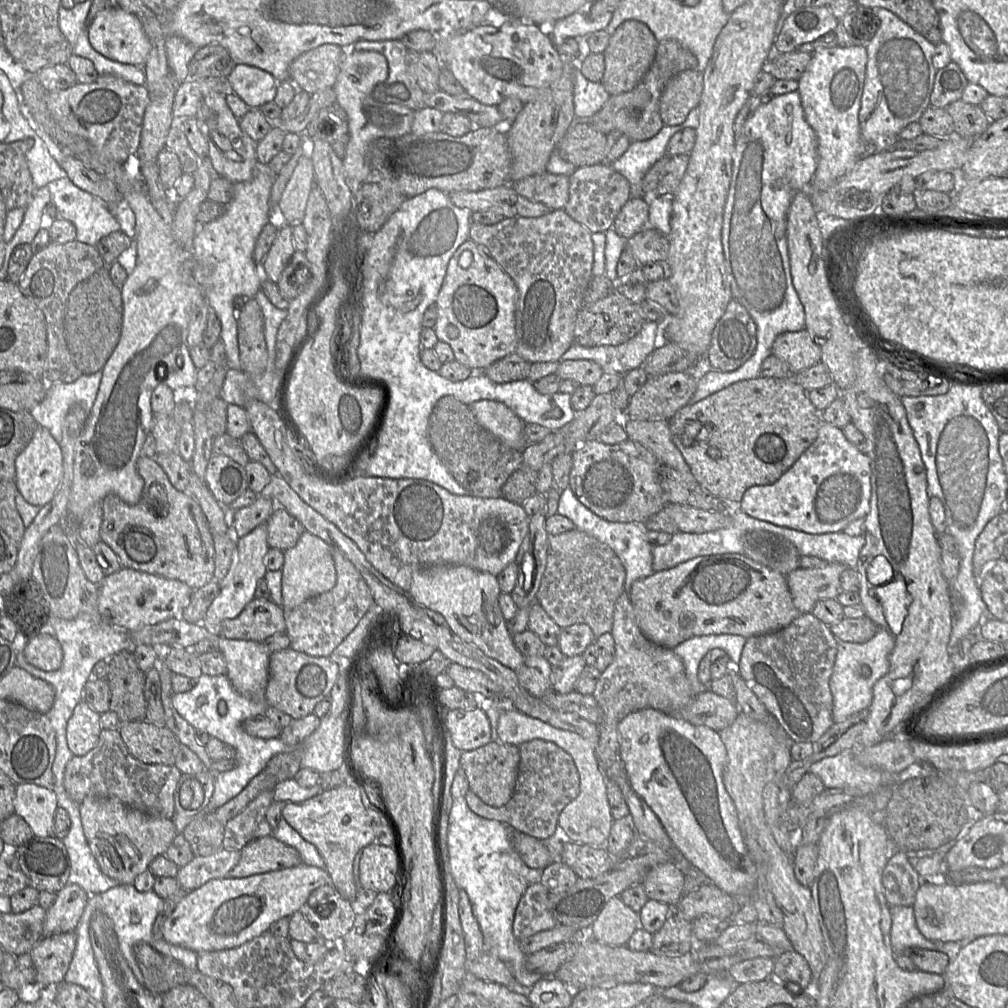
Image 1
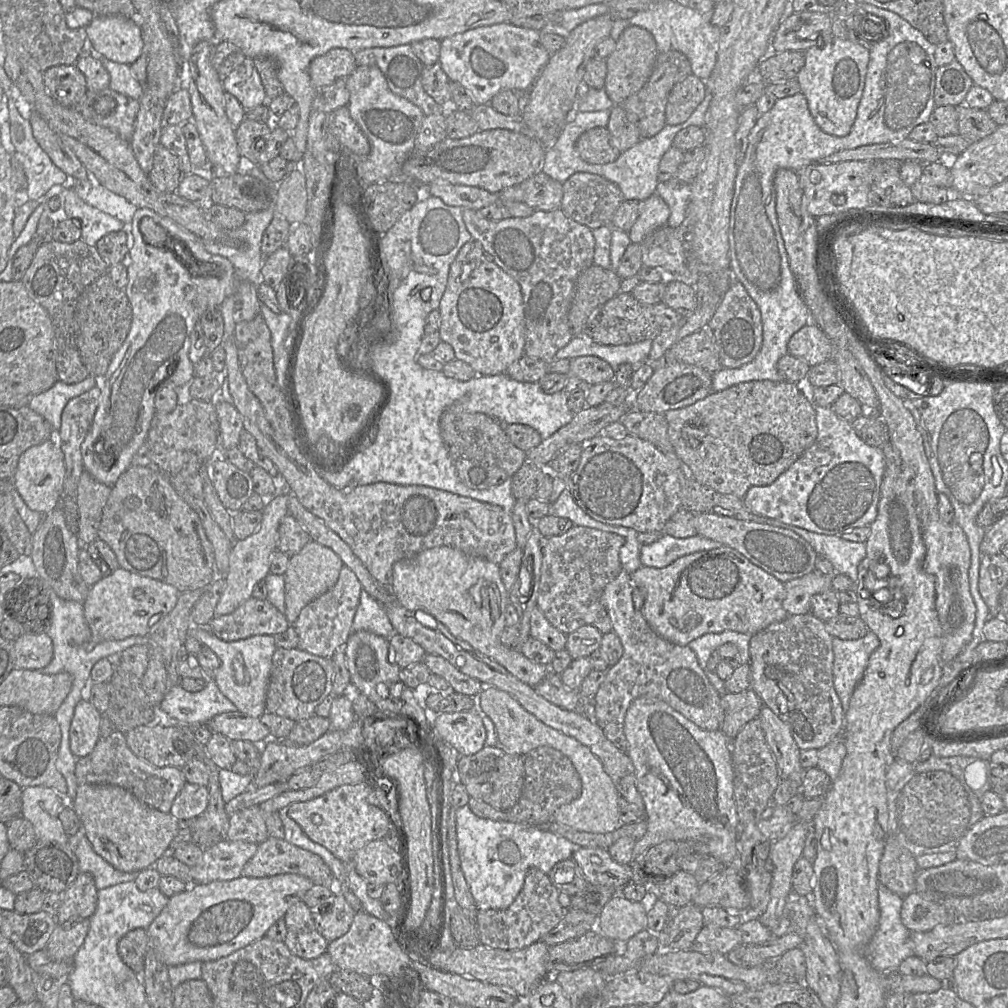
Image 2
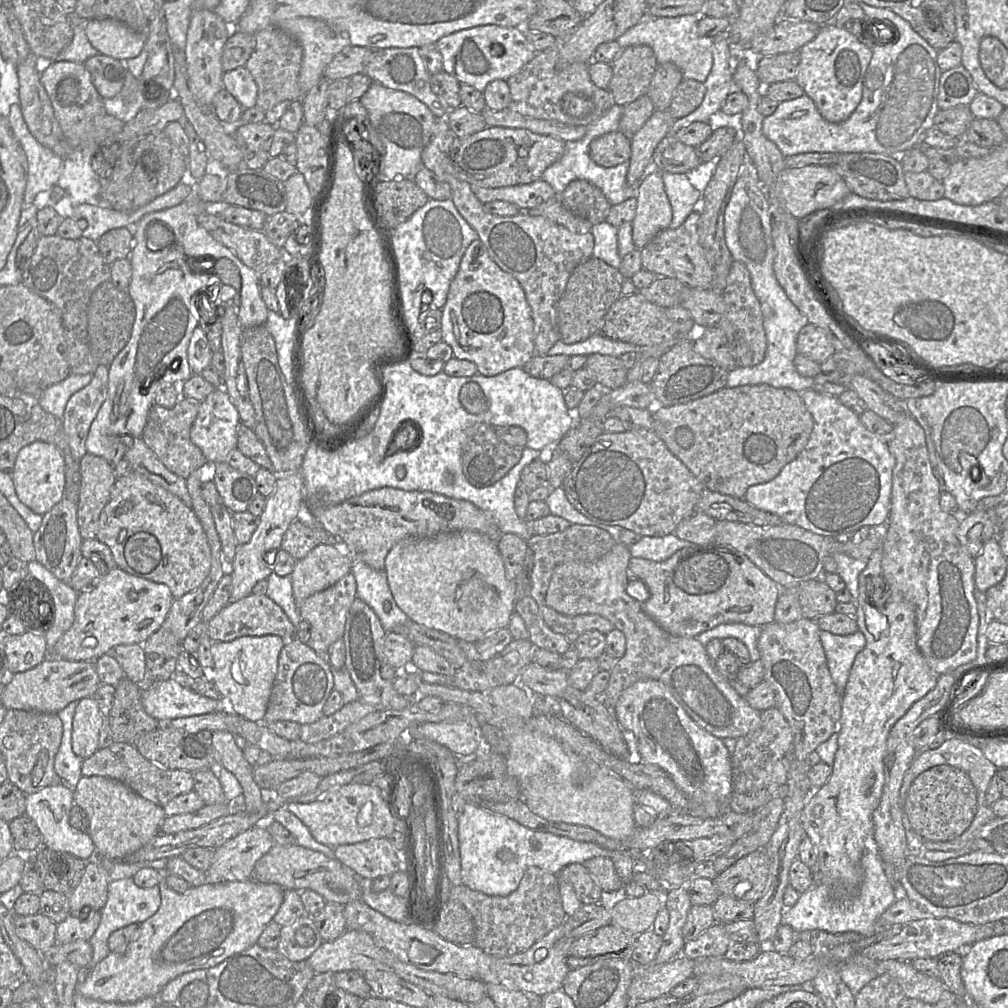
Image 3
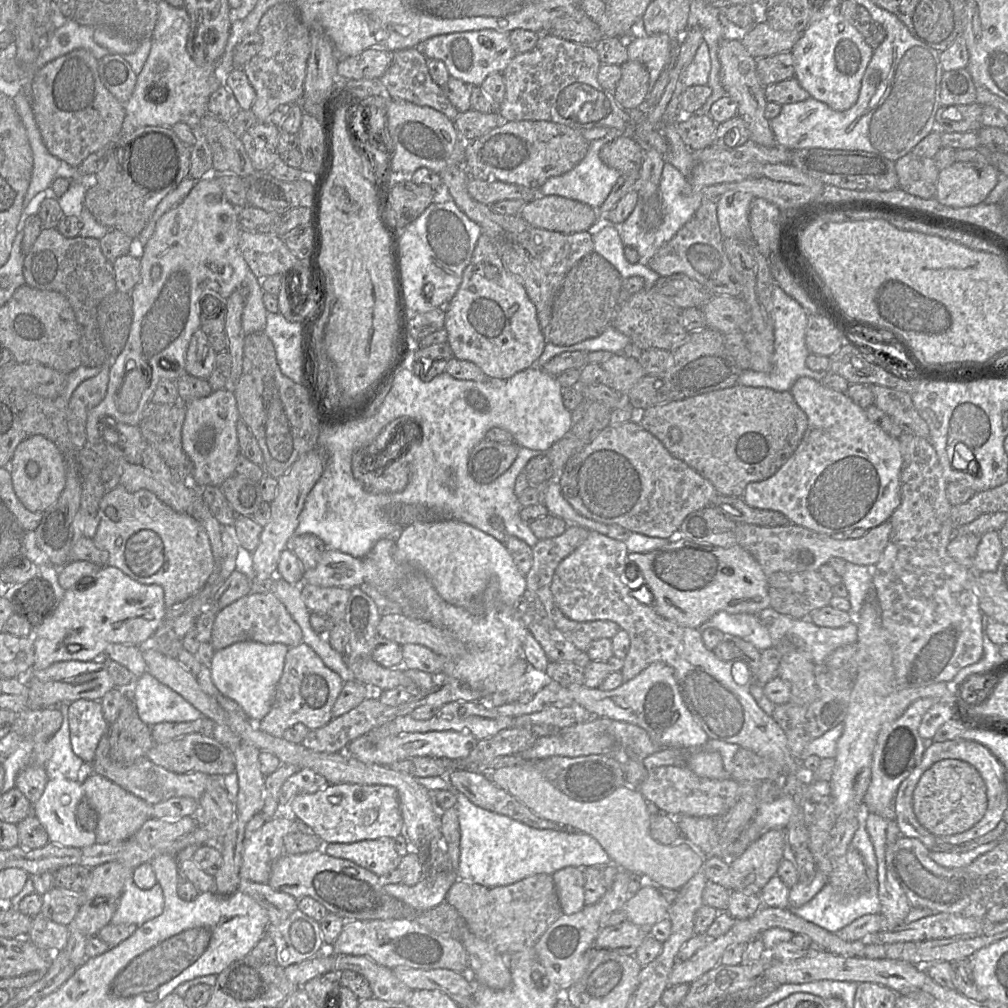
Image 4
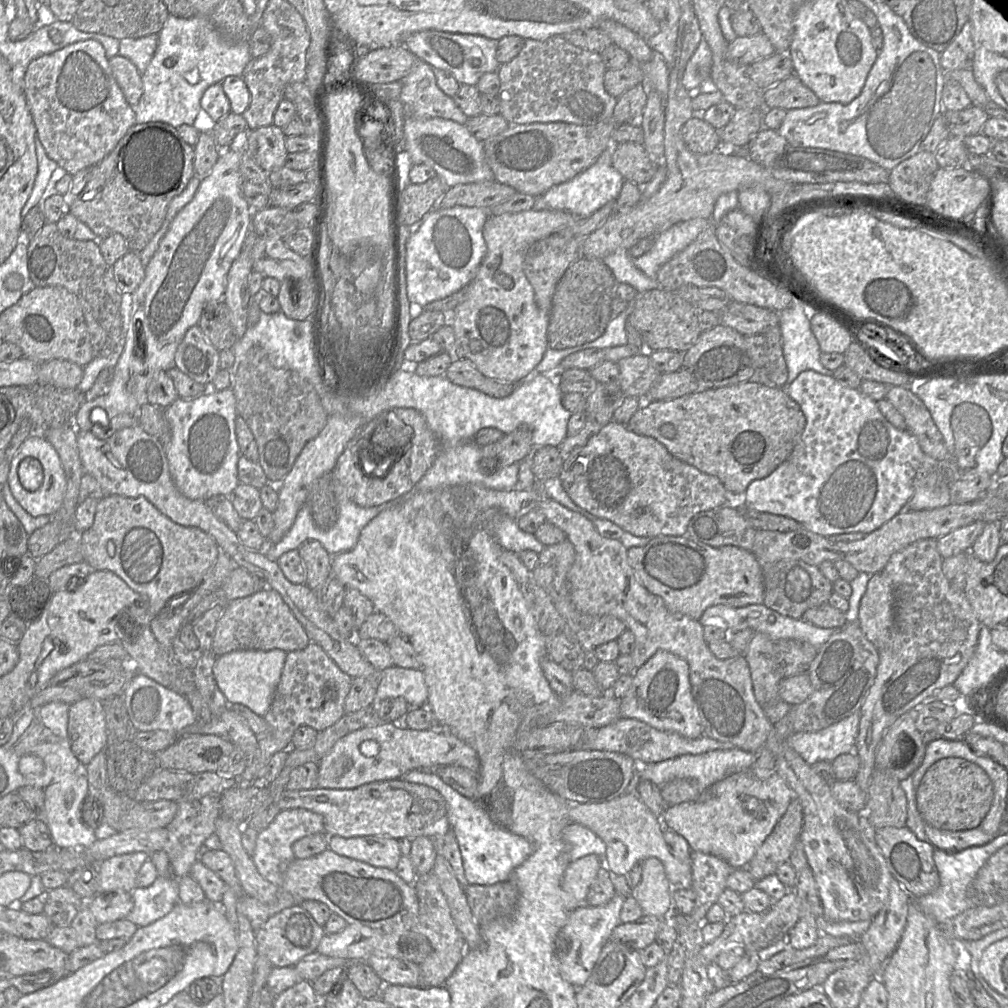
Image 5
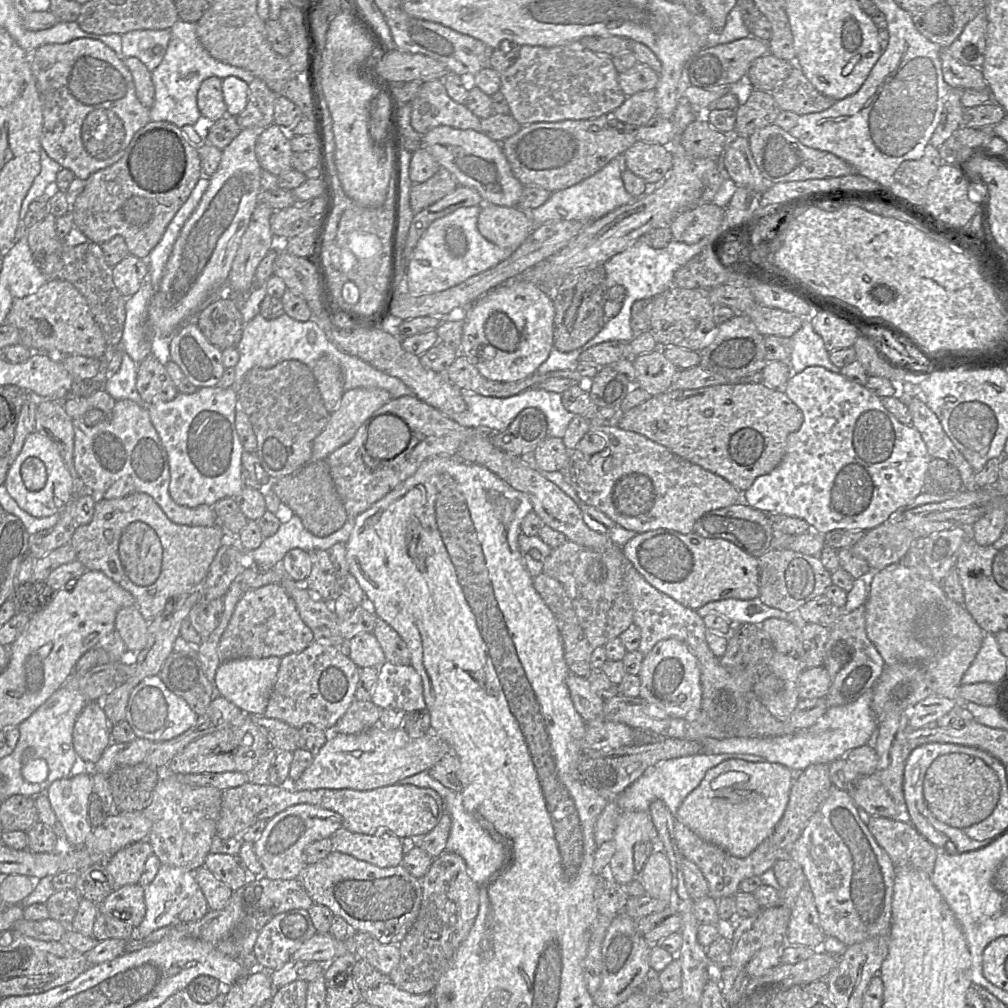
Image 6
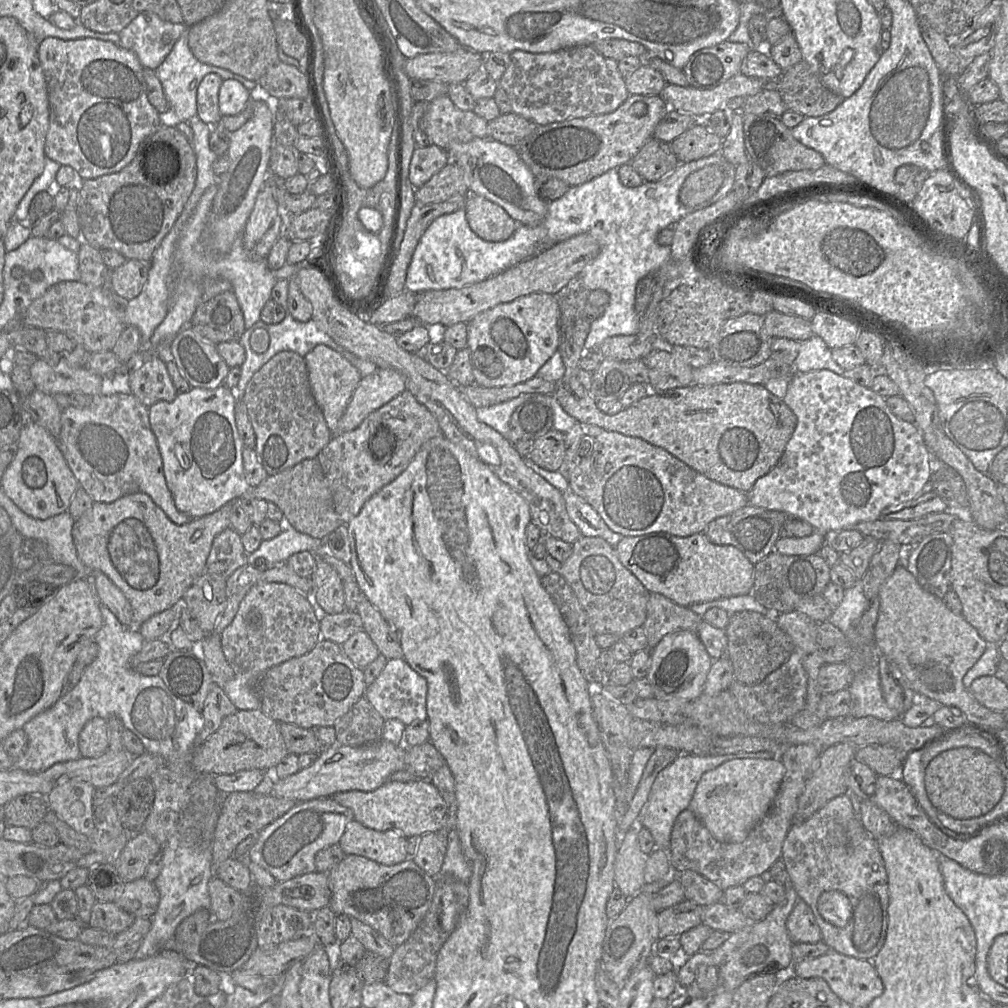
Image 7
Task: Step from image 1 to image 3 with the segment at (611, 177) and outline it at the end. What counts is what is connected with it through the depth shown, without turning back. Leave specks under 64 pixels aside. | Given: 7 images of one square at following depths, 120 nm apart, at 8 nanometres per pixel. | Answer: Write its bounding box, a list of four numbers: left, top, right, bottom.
[557,179,612,225]

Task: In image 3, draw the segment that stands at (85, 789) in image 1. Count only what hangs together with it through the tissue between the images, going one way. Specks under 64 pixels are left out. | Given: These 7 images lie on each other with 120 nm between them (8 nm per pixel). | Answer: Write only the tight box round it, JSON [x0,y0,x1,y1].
[81,742,194,807]

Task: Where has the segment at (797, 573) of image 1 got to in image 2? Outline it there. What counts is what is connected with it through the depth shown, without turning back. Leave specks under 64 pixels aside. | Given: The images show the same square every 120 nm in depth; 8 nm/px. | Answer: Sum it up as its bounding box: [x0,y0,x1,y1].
[783,571,833,616]

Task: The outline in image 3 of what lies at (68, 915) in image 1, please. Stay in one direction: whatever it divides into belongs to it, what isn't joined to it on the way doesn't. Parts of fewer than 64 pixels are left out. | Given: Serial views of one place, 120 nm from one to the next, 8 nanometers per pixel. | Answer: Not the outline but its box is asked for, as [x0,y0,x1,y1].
[69,859,110,913]

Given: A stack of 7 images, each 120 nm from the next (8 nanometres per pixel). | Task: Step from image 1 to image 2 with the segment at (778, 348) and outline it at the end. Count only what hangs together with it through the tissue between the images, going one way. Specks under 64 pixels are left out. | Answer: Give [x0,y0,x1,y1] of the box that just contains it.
[788,323,834,367]

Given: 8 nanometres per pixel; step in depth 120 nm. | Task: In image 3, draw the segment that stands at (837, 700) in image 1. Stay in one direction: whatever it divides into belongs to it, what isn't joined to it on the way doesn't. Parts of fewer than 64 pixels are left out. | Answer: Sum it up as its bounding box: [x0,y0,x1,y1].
[820,630,866,701]

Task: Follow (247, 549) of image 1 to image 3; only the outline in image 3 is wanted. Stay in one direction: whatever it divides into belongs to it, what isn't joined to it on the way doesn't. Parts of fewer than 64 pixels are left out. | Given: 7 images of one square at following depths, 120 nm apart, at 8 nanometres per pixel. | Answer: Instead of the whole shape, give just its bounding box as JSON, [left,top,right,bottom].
[227,471,304,603]

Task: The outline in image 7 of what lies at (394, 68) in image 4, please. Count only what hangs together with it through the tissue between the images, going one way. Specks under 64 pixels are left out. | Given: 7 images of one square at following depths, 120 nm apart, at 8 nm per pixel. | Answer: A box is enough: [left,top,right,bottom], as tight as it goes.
[421,95,489,149]

